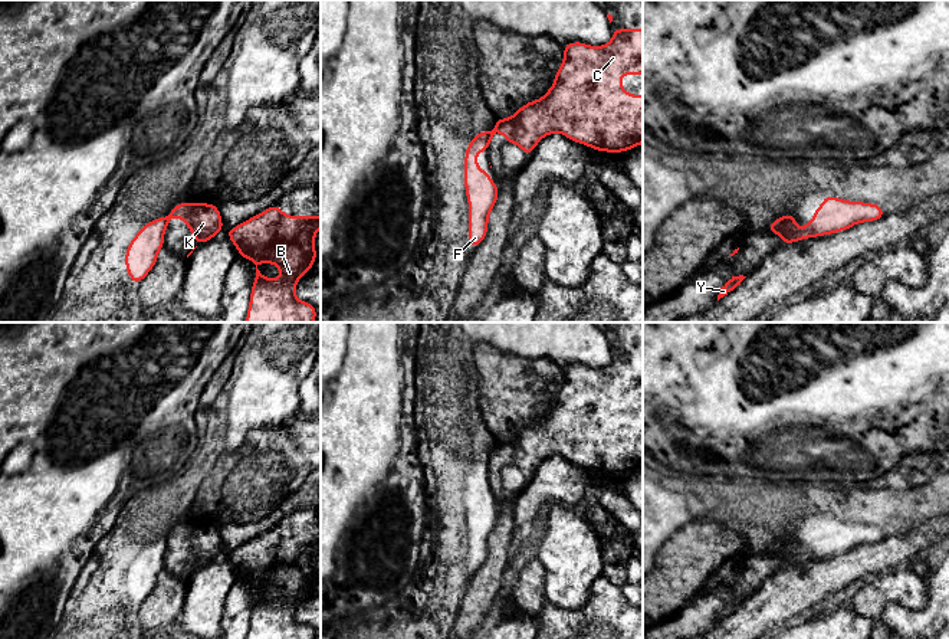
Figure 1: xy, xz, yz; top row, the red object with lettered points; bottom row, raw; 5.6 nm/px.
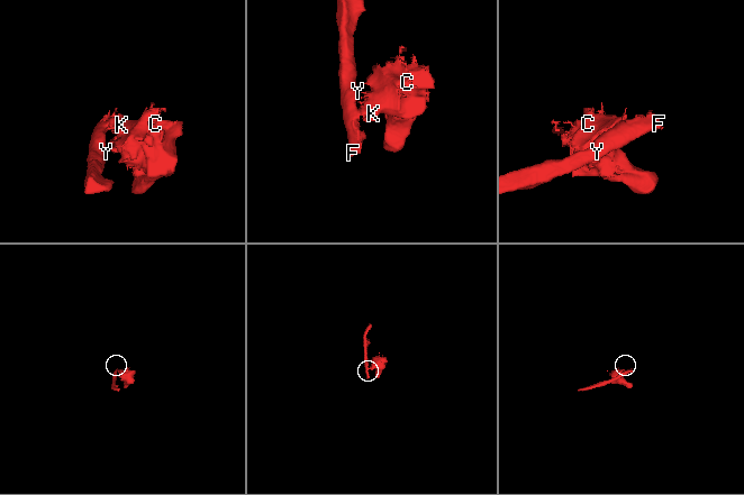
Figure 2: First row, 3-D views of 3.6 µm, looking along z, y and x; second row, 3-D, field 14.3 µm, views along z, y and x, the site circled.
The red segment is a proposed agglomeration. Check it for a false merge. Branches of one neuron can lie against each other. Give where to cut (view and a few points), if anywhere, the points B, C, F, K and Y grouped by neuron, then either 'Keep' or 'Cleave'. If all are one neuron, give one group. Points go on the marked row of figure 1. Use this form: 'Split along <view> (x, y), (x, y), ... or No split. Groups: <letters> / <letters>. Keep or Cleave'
Split along xz (489, 131), (486, 144). Groups: B C K / F Y. Cleave

